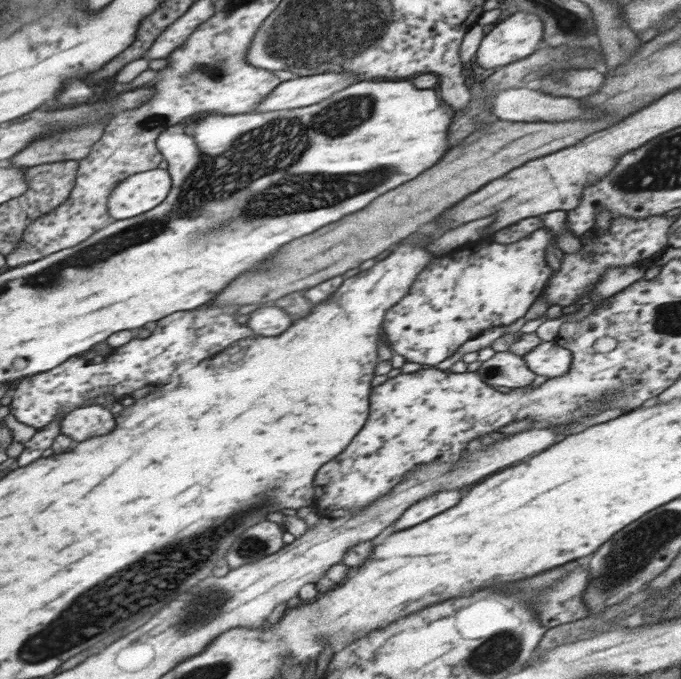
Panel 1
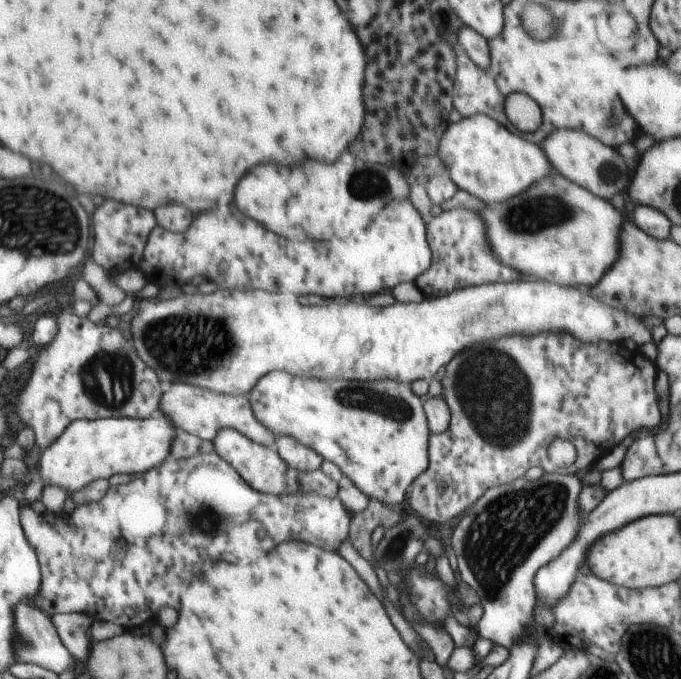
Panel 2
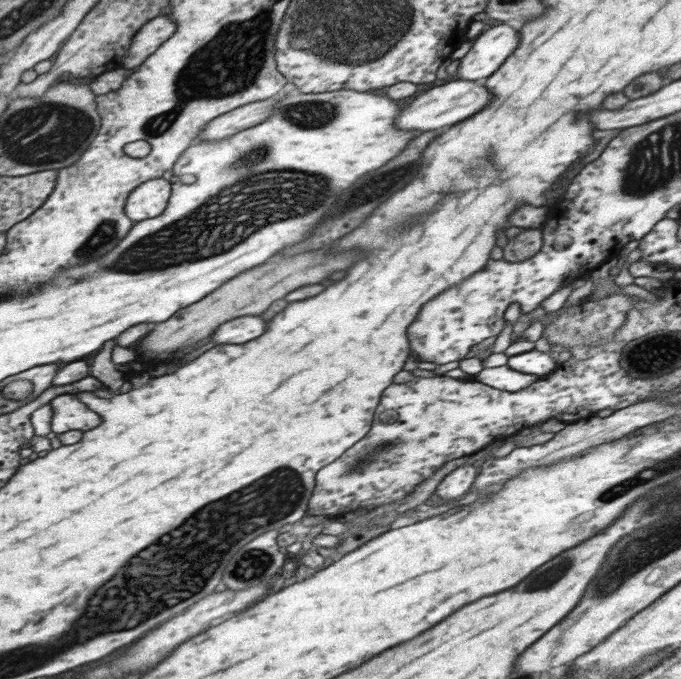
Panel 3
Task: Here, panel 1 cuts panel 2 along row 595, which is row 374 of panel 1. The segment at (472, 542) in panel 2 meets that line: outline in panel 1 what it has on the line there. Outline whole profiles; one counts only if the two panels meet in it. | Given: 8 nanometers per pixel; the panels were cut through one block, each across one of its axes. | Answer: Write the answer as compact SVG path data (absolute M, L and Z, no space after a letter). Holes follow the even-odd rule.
M508 348L506 351L494 353L492 358L482 362L477 372L482 376L484 384L511 389L529 386L537 375L528 369L520 355L512 353Z

